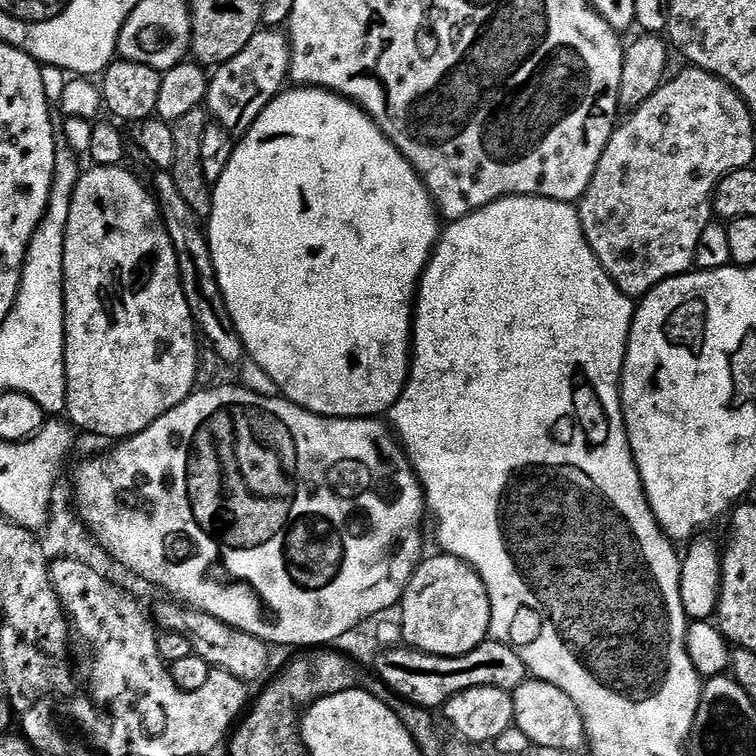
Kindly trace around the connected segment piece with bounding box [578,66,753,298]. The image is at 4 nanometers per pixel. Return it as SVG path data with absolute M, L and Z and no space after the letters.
M700 68L685 69L673 80L665 79L609 134L587 177L584 195L578 201L580 225L590 250L614 286L629 298L639 297L645 290L672 276L682 276L693 267L688 249L694 236L692 223L700 203L706 200L706 192L704 196L696 183L711 181L753 163L752 140L744 133L743 126L736 124L732 113L732 107L738 104L736 93L724 81Z

